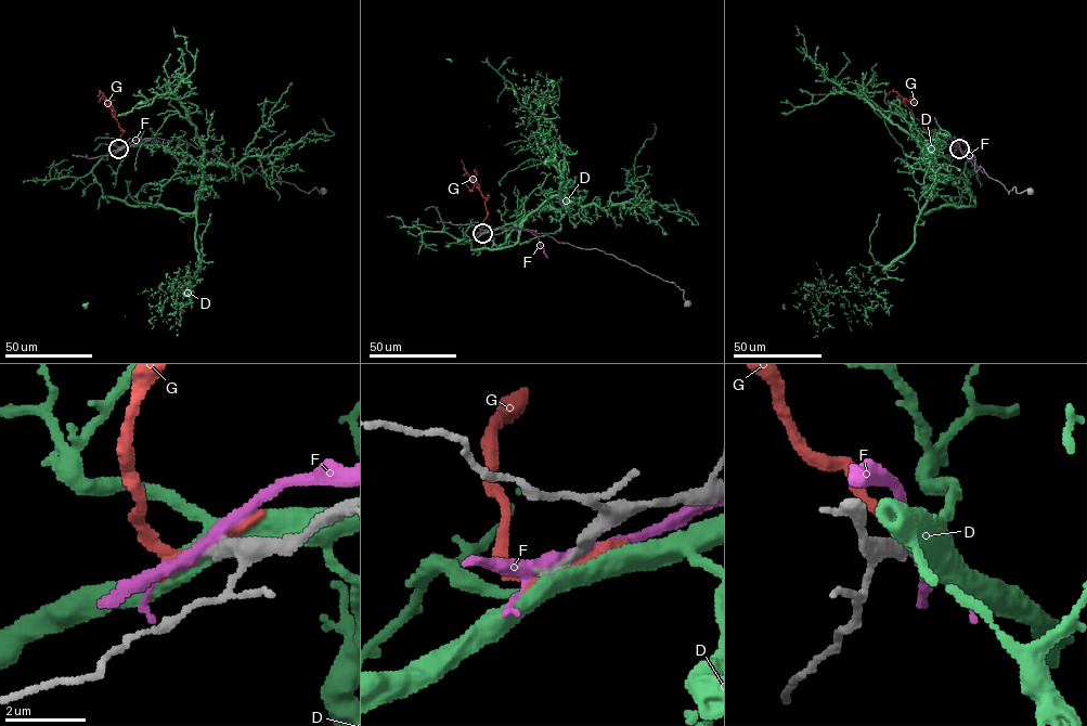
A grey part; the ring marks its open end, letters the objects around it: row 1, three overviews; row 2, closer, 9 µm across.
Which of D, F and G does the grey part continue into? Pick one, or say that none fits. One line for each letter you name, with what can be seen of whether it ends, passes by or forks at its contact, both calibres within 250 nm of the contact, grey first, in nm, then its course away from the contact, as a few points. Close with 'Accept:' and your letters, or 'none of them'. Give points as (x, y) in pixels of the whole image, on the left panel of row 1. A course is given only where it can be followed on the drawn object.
Accept: none of them

